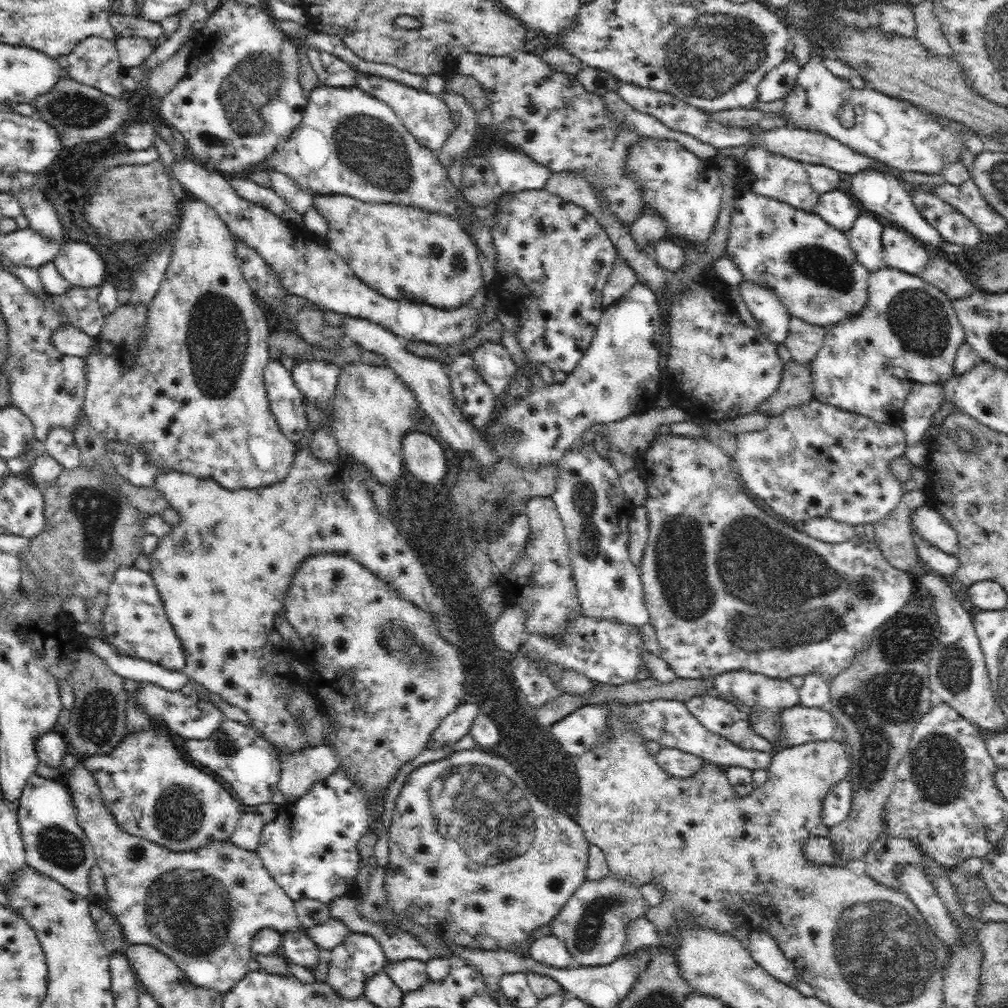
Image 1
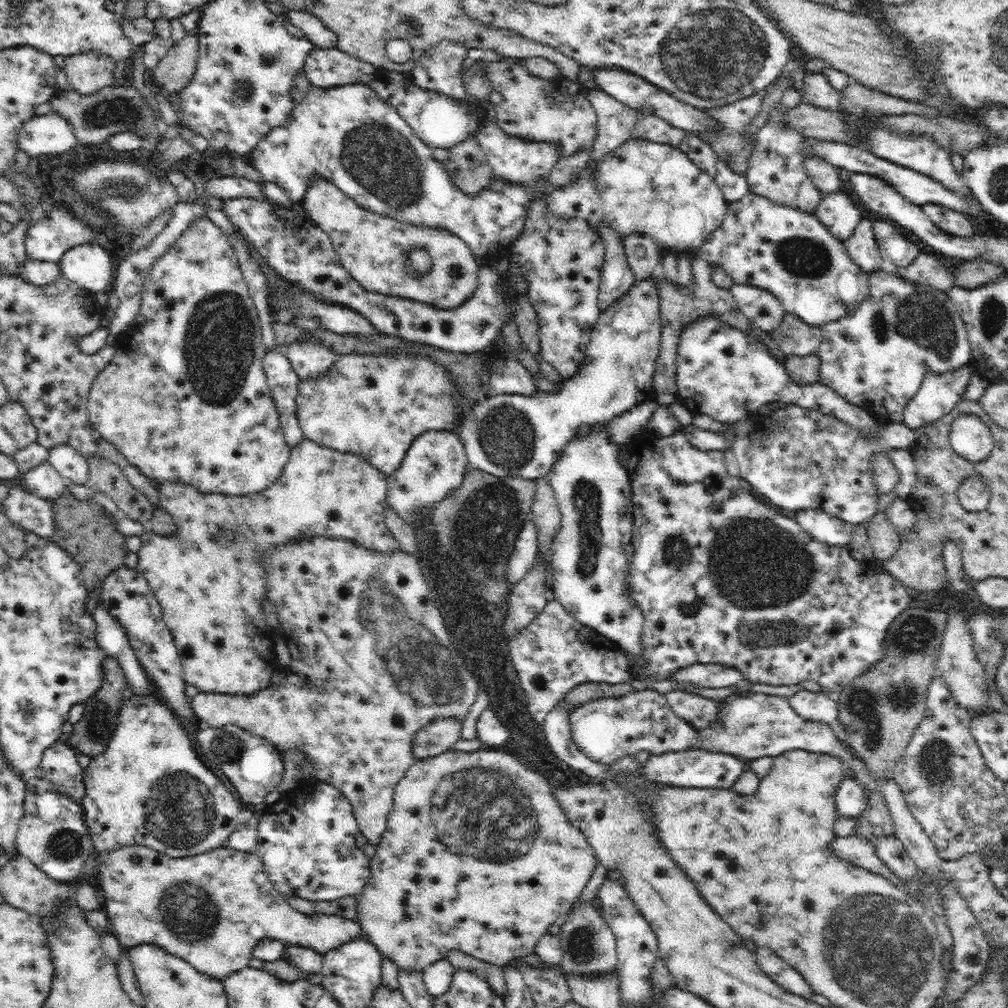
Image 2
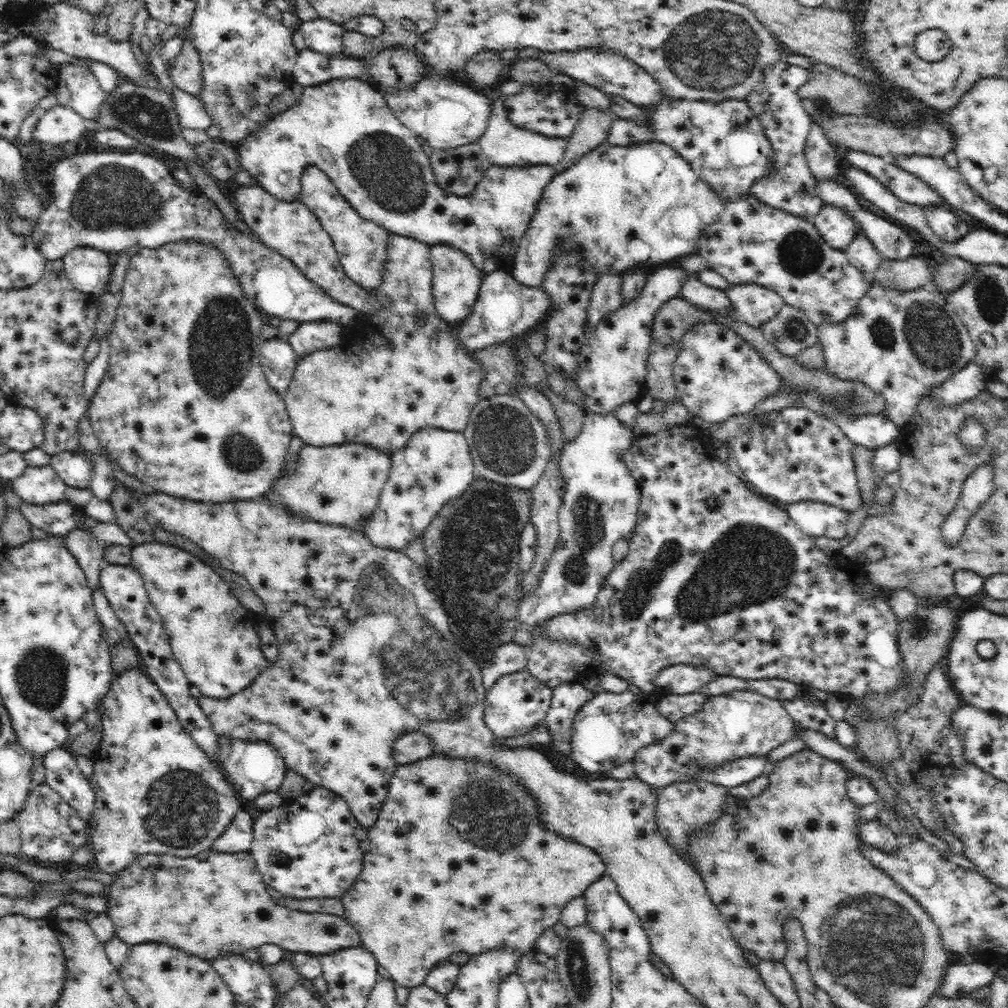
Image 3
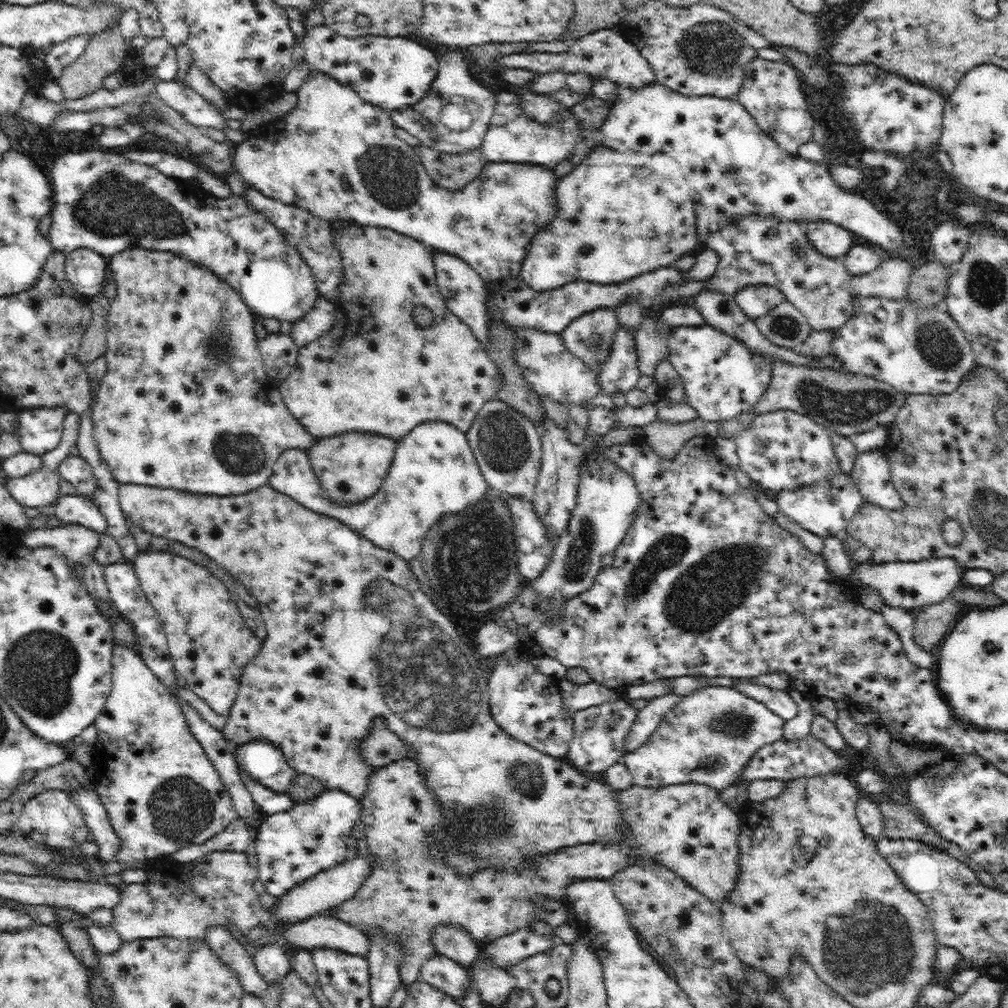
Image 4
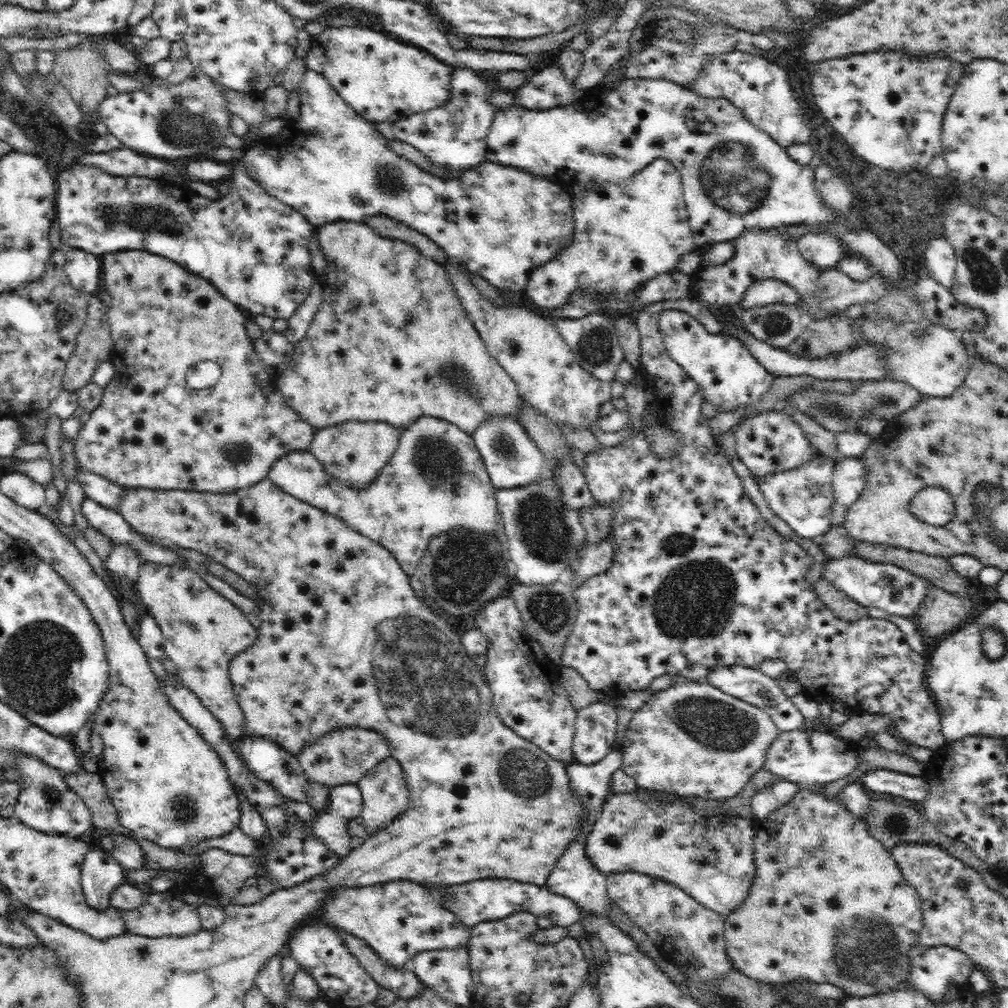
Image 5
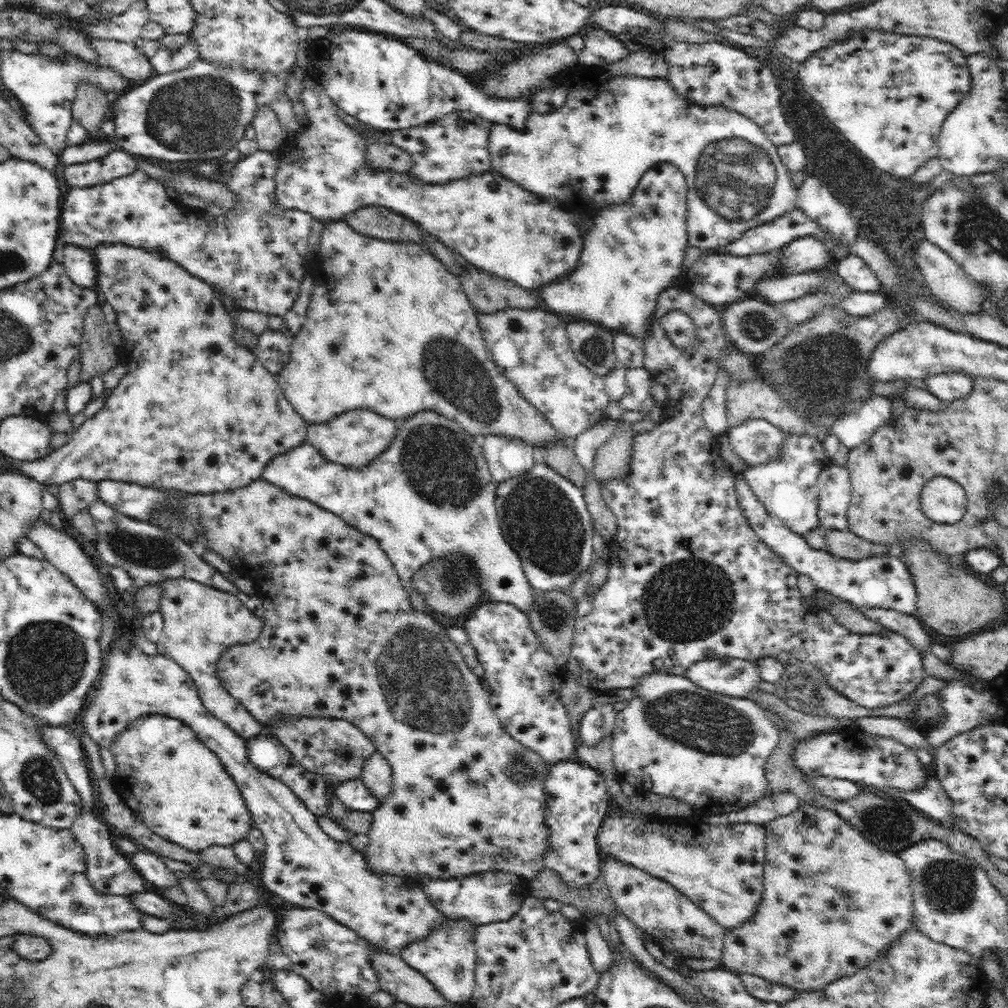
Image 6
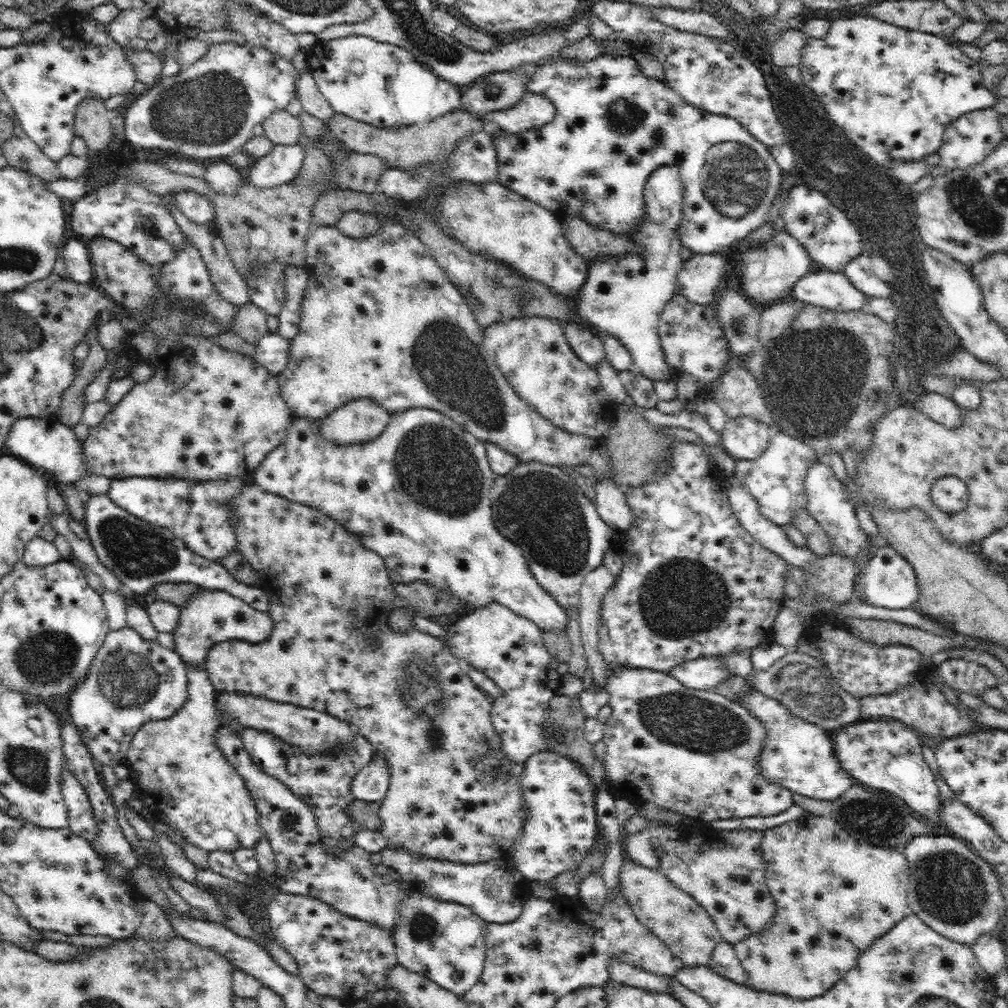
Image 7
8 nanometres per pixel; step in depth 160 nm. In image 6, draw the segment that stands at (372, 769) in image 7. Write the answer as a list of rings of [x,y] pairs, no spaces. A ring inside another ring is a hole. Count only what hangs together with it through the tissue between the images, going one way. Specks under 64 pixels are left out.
[[[358,777],[335,786],[335,796],[351,810],[372,811],[379,808],[376,799],[366,787],[366,783]]]

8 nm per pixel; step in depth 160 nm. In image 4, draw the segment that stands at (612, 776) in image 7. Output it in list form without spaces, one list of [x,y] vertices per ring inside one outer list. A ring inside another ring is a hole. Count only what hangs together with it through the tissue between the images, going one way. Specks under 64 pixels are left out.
[[[708,685],[681,696],[652,736],[640,748],[627,752],[622,762],[632,774],[633,784],[641,787],[695,782],[718,791],[729,790],[760,748],[783,738],[784,723],[765,704],[739,690]]]

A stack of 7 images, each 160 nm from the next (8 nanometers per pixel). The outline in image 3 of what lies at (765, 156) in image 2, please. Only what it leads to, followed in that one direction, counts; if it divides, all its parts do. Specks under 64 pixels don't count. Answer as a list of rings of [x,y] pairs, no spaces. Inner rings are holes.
[[[780,59],[771,67],[763,69],[761,81],[757,82],[754,90],[744,98],[763,125],[764,134],[775,154],[772,170],[764,178],[754,182],[750,194],[756,195],[768,206],[804,217],[808,221],[811,221],[823,206],[823,200],[815,187],[816,178],[811,173],[804,154],[813,120],[802,107],[801,96],[798,95],[799,88],[806,84],[810,77],[810,69],[800,68]]]

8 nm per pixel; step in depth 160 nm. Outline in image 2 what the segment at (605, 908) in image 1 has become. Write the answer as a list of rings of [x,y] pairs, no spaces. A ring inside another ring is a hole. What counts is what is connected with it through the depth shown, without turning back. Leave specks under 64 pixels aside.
[[[596,897],[592,902],[578,900],[570,911],[566,922],[561,928],[562,958],[559,962],[563,974],[567,976],[602,976],[615,970],[618,955],[616,952],[616,937],[612,929],[601,916],[600,899]]]

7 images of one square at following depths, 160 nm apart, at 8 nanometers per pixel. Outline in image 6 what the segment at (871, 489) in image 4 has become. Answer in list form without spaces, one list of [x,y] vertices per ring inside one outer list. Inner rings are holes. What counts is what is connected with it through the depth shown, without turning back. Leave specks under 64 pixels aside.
[[[828,464],[821,470],[816,486],[819,492],[819,525],[826,529],[848,529],[847,508],[852,485],[847,466]],[[935,476],[924,483],[921,492],[921,512],[928,519],[952,525],[967,511],[966,491],[948,476]]]

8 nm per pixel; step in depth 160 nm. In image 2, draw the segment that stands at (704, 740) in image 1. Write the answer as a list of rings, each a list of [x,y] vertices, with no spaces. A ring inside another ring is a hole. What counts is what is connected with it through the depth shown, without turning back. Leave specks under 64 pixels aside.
[[[650,687],[627,692],[618,698],[586,701],[569,713],[568,722],[578,748],[588,758],[605,766],[622,756],[635,756],[640,750],[664,754],[690,749],[698,734],[696,728],[674,714],[664,694]]]

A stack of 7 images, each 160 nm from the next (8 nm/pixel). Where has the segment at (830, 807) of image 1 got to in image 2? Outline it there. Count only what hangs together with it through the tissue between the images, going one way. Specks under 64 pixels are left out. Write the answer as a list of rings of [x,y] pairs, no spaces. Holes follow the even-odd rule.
[[[847,774],[836,789],[835,804],[839,816],[858,817],[867,808],[866,789],[856,778]]]

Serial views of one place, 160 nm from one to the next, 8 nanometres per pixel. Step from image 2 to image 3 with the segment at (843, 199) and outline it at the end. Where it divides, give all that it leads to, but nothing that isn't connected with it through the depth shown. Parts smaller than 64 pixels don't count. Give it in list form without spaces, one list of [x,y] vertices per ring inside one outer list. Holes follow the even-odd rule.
[[[823,204],[812,219],[821,237],[834,249],[844,251],[860,232],[859,226],[843,208]]]

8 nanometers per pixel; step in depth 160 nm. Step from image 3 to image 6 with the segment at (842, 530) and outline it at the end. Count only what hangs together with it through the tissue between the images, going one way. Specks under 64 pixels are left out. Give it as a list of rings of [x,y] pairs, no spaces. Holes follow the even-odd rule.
[[[788,434],[785,436],[780,458],[760,466],[748,466],[744,473],[745,479],[758,500],[766,507],[768,514],[792,532],[805,535],[819,525],[819,492],[816,481],[821,470],[828,464],[830,463],[822,443],[814,434]]]

